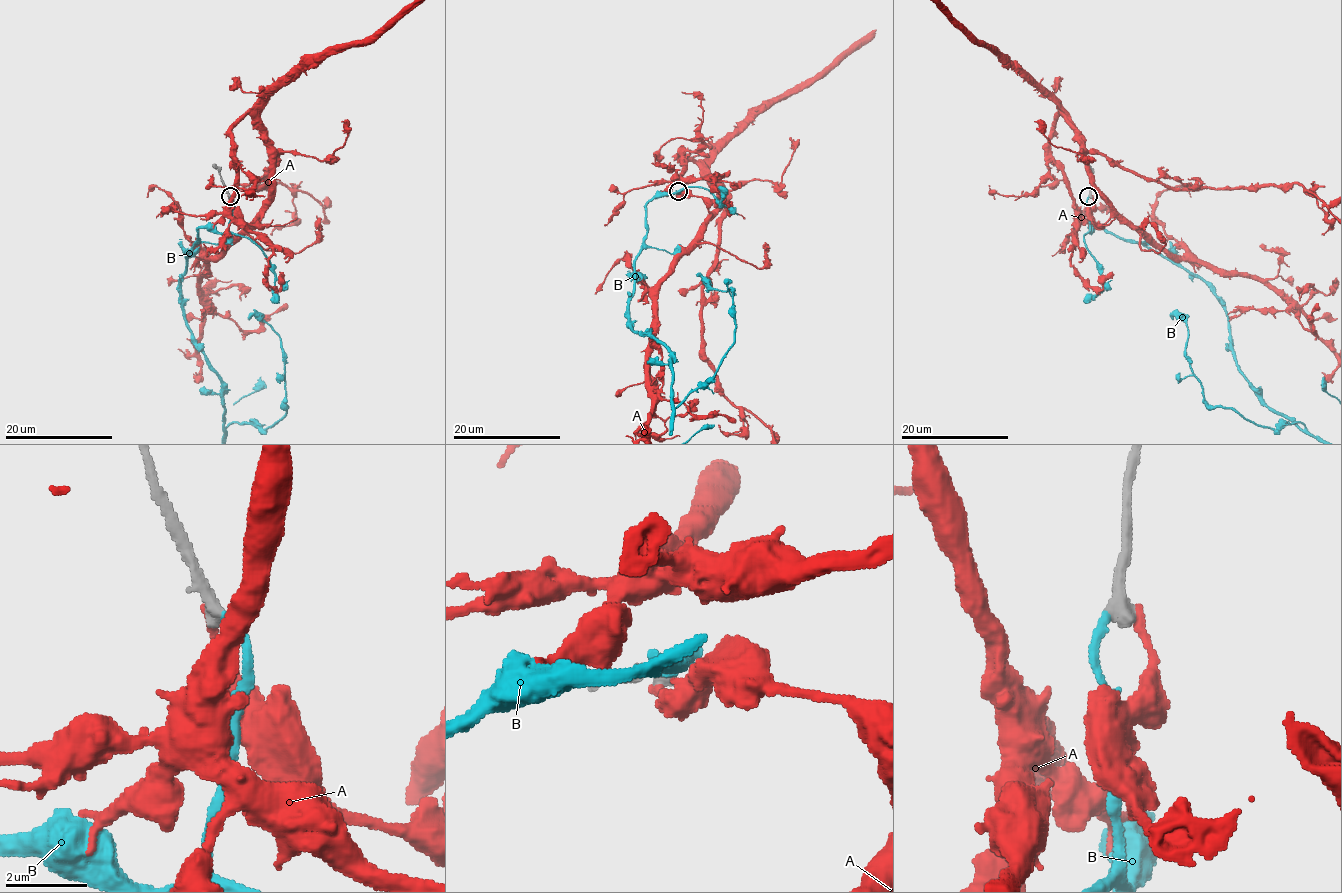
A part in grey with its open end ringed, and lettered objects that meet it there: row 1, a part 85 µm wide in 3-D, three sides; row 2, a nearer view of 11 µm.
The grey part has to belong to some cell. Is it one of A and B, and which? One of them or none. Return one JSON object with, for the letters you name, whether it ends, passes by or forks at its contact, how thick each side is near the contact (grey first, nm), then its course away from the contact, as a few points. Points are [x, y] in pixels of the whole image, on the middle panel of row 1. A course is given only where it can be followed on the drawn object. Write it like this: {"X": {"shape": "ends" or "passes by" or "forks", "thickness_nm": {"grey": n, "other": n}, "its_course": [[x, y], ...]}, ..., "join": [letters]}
{"B": {"shape": "ends", "thickness_nm": {"grey": 400, "other": 200}}, "join": ["B"]}

